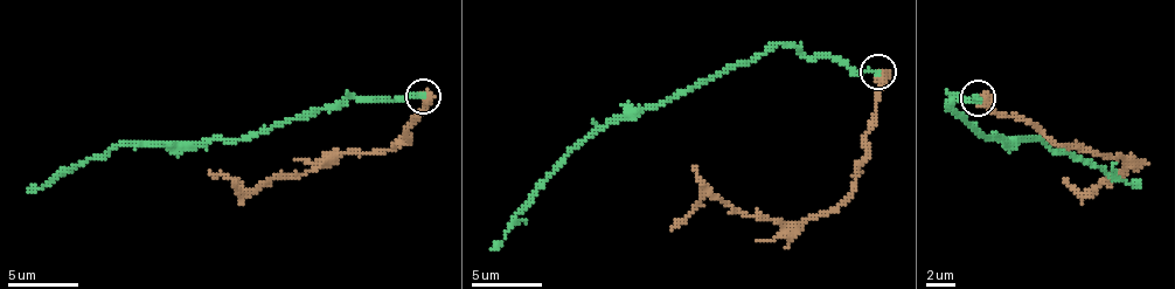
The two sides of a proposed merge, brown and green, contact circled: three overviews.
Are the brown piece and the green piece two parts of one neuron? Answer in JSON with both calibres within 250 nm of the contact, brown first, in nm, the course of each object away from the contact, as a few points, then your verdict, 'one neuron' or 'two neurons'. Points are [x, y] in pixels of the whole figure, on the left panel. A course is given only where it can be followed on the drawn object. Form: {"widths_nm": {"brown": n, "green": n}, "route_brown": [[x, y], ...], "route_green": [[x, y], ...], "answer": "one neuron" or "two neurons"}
{"widths_nm": {"brown": 600, "green": 240}, "route_brown": [[424, 97], [428, 107], [407, 140], [374, 153], [327, 157], [303, 174], [247, 190], [209, 171]], "route_green": [[424, 97], [349, 97], [339, 104], [318, 109], [238, 139], [119, 142], [105, 155], [71, 165], [28, 192]], "answer": "one neuron"}

